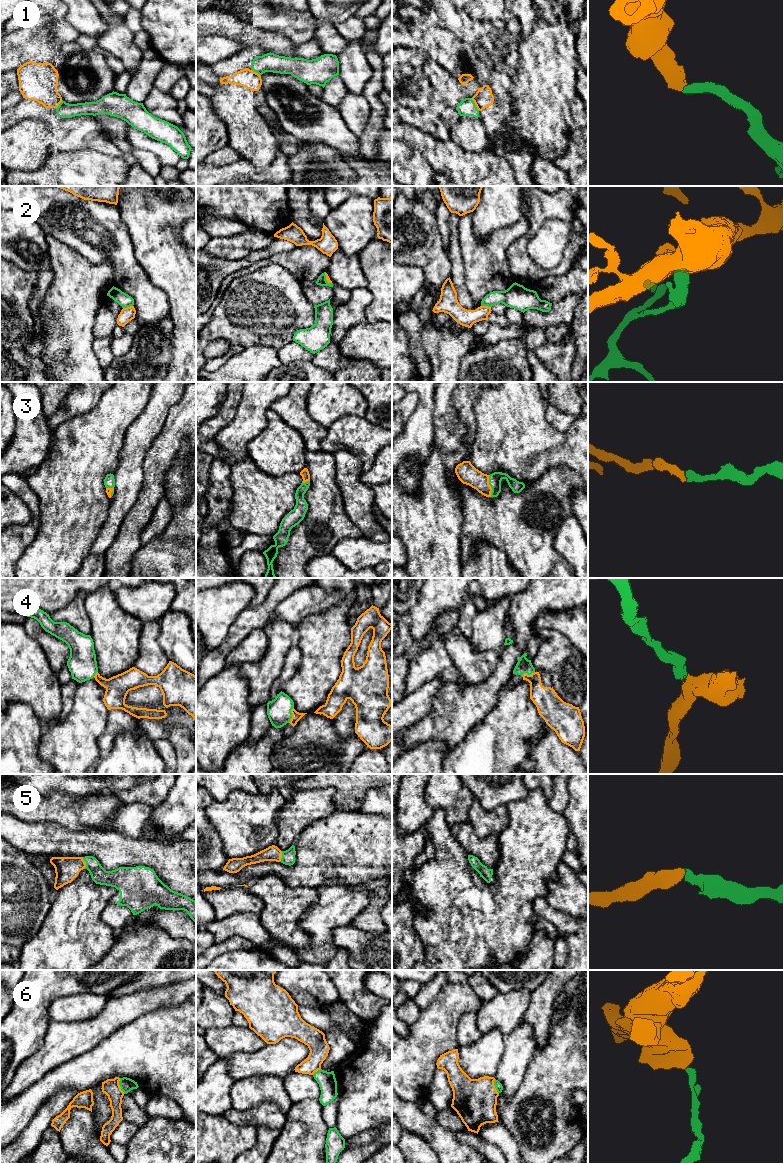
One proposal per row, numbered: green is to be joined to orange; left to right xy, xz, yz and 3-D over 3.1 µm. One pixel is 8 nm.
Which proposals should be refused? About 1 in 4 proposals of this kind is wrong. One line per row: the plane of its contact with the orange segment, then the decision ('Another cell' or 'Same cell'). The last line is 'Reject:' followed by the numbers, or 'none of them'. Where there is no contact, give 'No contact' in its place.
1: Touches orange in yz. Another cell
2: Touches orange in xy. Another cell
3: Touches orange in yz. Same cell
4: Touches orange in xz. Same cell
5: Touches orange in xy. Same cell
6: Touches orange in xy. Another cell
Reject: 1, 2, 6

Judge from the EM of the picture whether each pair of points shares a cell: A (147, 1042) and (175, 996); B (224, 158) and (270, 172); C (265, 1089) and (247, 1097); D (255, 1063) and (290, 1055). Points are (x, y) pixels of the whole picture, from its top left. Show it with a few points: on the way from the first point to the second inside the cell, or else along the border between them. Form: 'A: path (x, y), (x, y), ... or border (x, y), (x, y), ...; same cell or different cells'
A: border (185, 1000), (174, 1006), (162, 1006), (146, 1012); different cells
B: border (240, 158), (224, 165), (211, 166); different cells
C: path (261, 1090), (254, 1090), (251, 1093); same cell
D: path (264, 1063), (281, 1058); same cell

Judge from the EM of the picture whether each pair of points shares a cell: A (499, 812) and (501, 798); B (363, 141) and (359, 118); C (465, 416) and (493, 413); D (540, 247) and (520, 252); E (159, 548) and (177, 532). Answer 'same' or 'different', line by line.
A: different
B: different
C: different
D: different
E: different

